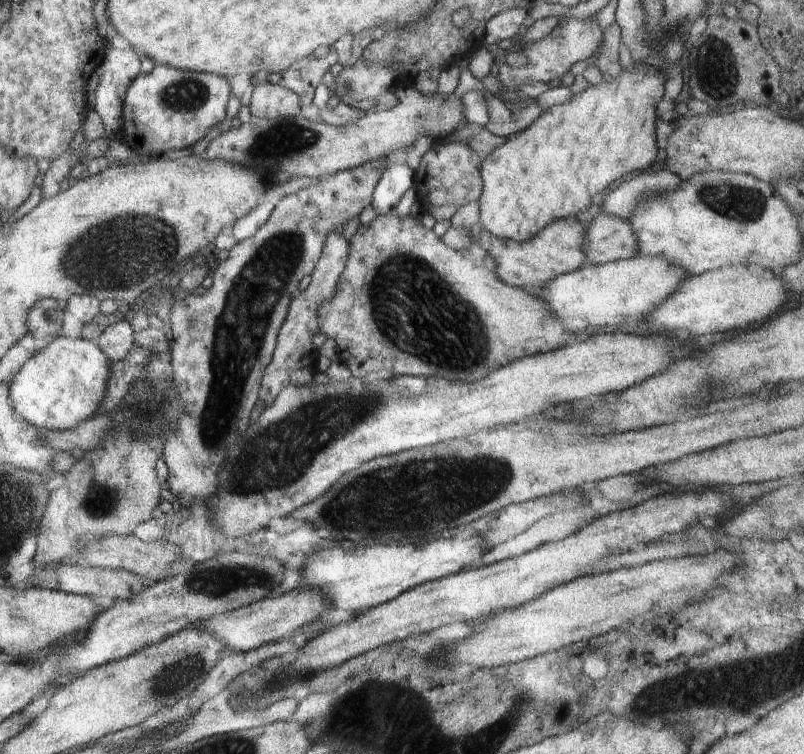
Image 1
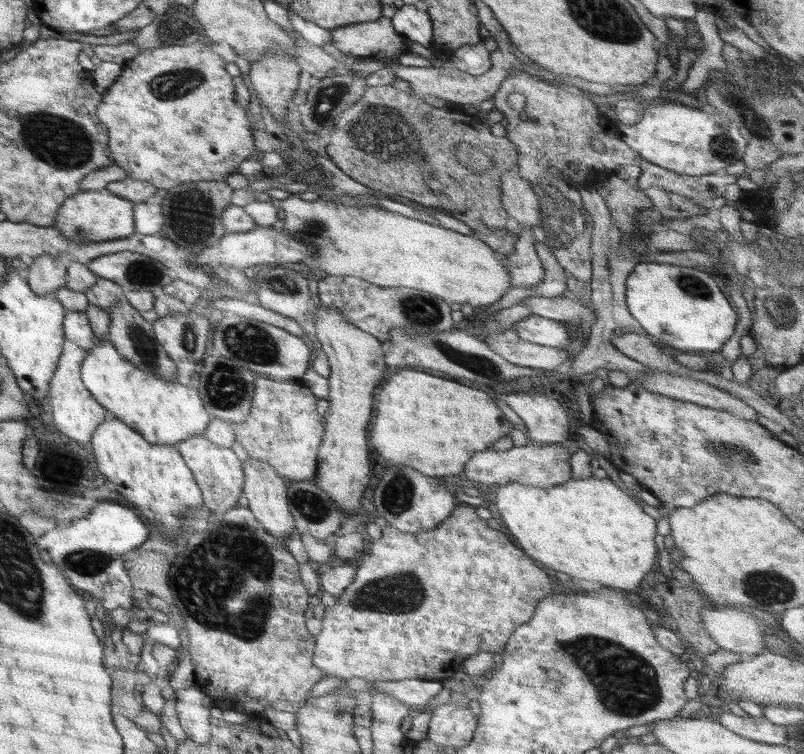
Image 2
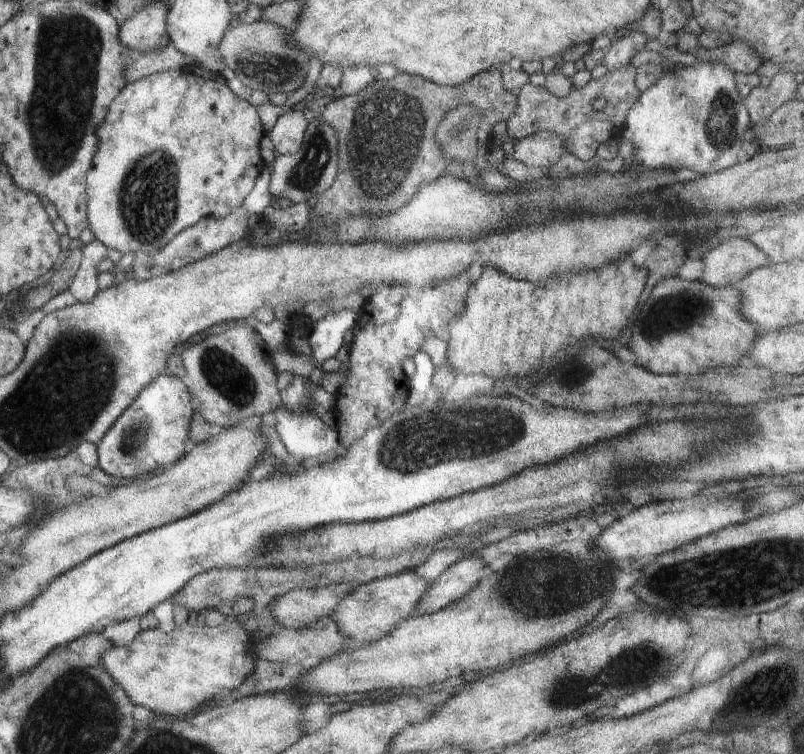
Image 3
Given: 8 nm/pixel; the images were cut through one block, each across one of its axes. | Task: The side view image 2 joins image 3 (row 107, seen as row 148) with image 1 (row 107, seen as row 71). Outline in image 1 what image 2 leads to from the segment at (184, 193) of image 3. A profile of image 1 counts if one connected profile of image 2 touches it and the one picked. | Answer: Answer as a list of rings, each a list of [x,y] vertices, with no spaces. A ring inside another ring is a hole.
[[[156,63],[150,73],[140,72],[122,100],[122,129],[118,135],[134,150],[162,157],[168,150],[194,146],[212,126],[227,118],[231,88],[227,77],[200,71],[185,71]]]

